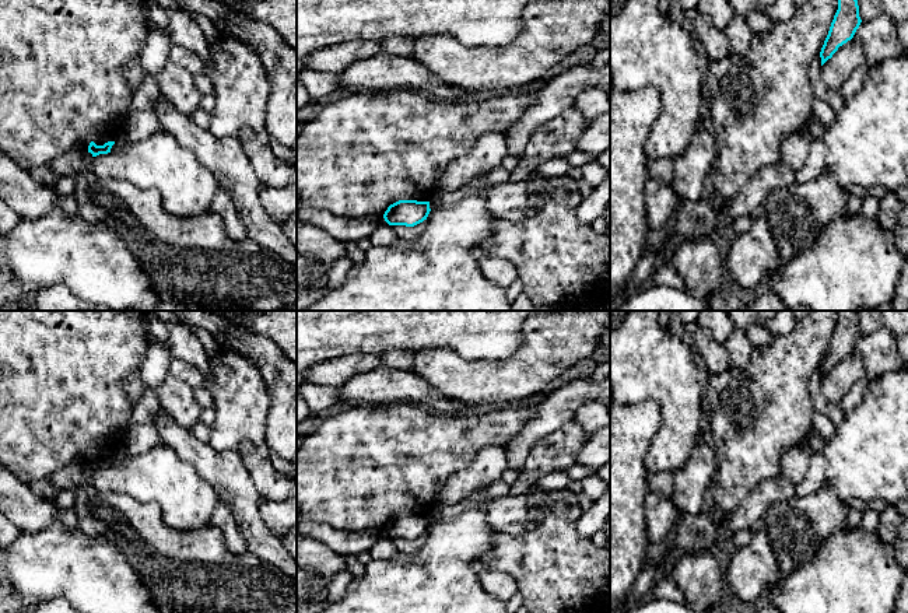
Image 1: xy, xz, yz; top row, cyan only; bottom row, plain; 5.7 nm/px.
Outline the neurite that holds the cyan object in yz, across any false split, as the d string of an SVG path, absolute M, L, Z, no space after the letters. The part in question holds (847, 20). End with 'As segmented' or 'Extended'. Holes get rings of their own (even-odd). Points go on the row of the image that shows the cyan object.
M838 0L838 10L820 52L821 66L853 38L860 22L858 0Z. As segmented

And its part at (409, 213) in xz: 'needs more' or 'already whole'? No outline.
already whole

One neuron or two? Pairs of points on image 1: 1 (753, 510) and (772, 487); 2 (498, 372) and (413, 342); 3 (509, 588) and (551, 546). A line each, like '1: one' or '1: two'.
1: one
2: two
3: two

